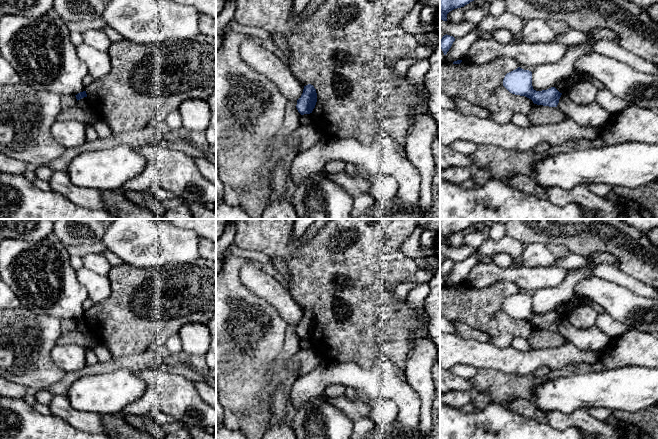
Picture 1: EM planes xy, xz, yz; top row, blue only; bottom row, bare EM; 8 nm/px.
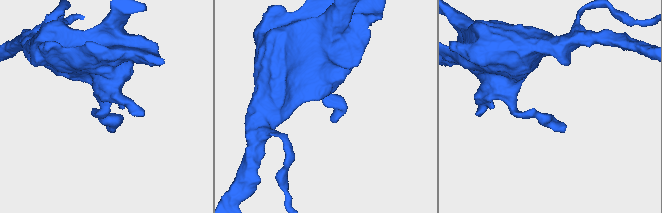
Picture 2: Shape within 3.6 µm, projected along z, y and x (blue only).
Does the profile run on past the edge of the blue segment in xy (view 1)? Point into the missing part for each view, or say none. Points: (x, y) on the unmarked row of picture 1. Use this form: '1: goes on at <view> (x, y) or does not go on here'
1: does not go on here

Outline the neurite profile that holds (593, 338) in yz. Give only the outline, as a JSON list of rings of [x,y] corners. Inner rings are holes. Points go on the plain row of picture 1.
[[[567,316],[562,317],[557,331],[564,336],[566,341],[585,350],[604,351],[613,340],[612,337],[607,336],[597,326],[587,329],[575,328],[569,322]]]

